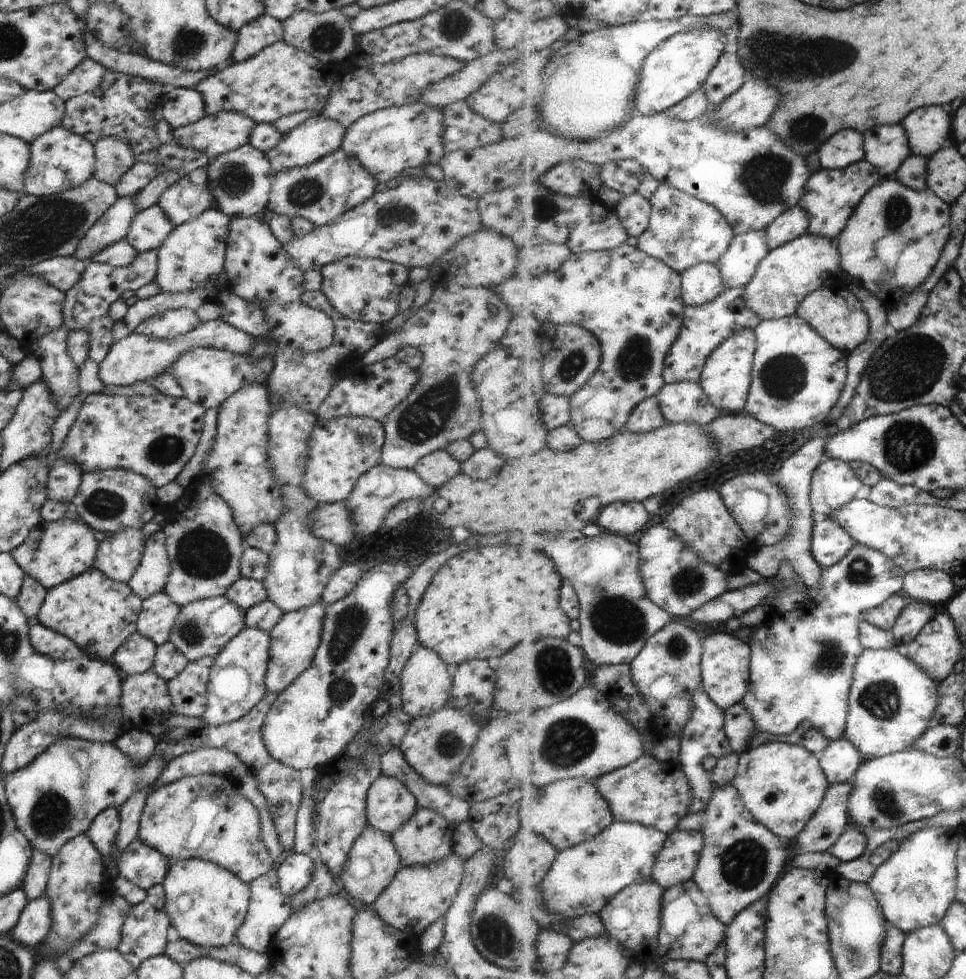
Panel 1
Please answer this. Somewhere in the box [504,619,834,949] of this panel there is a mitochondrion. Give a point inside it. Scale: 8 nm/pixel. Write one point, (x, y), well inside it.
(744, 863)

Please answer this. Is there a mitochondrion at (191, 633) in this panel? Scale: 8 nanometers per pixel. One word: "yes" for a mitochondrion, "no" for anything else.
yes

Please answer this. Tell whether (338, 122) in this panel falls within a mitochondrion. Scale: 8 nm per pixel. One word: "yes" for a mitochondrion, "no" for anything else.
no

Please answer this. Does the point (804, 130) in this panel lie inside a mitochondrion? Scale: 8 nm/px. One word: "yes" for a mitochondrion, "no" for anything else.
yes

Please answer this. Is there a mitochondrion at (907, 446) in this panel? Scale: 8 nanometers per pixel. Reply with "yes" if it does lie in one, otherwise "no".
yes

